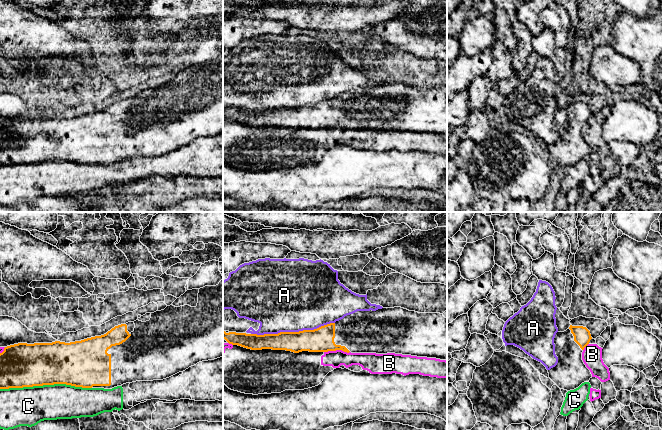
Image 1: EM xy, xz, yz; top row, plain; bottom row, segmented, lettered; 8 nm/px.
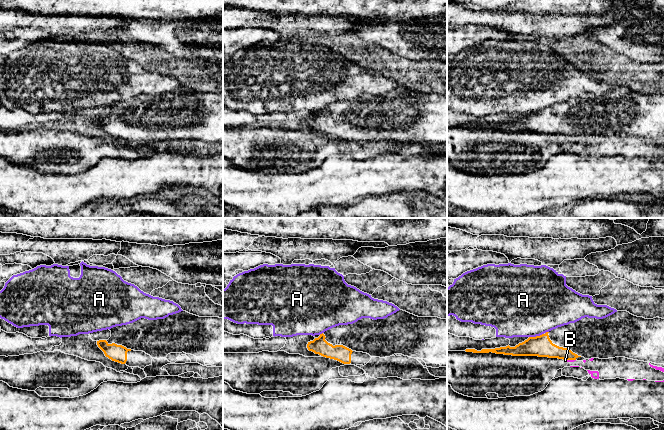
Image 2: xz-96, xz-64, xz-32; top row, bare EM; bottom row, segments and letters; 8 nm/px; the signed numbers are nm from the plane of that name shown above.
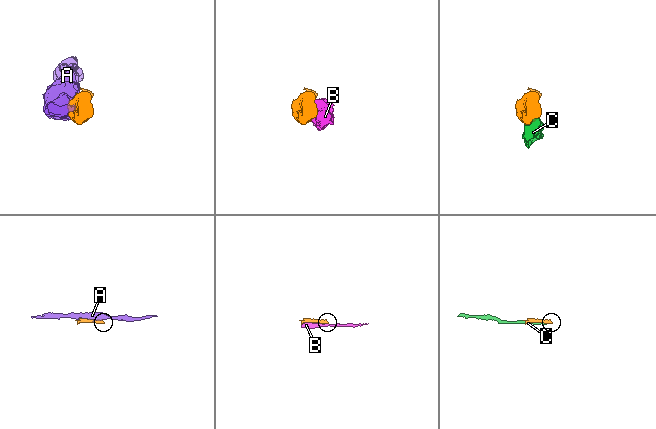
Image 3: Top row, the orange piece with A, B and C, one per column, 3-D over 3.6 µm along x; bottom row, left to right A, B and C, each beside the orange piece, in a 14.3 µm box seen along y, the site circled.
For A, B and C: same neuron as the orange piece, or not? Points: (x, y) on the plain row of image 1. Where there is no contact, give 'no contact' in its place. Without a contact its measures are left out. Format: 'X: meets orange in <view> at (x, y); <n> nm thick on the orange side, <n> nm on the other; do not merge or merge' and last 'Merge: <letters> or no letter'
A: meets orange in xz at (292, 108); 190 nm thick on the orange side, 500 nm on the other; do not merge
B: meets orange in xz at (336, 125); 190 nm thick on the orange side, 130 nm on the other; do not merge
C: meets orange in xy at (45, 160); 360 nm thick on the orange side, 320 nm on the other; do not merge
Merge: no letter

